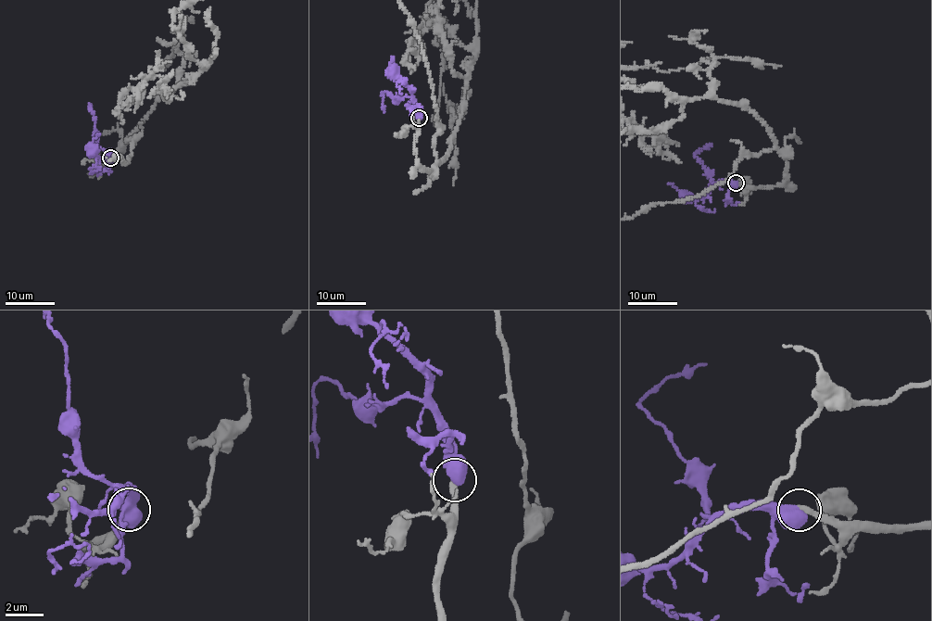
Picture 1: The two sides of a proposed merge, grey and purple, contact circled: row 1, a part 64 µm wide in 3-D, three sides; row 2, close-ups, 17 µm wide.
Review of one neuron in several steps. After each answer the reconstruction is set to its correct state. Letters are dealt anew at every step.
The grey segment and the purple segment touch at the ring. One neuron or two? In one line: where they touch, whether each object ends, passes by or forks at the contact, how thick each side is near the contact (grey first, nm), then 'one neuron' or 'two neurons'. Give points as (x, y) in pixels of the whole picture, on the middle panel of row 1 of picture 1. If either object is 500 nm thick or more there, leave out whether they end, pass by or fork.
(419, 118) | 320/800 nm | one neuron

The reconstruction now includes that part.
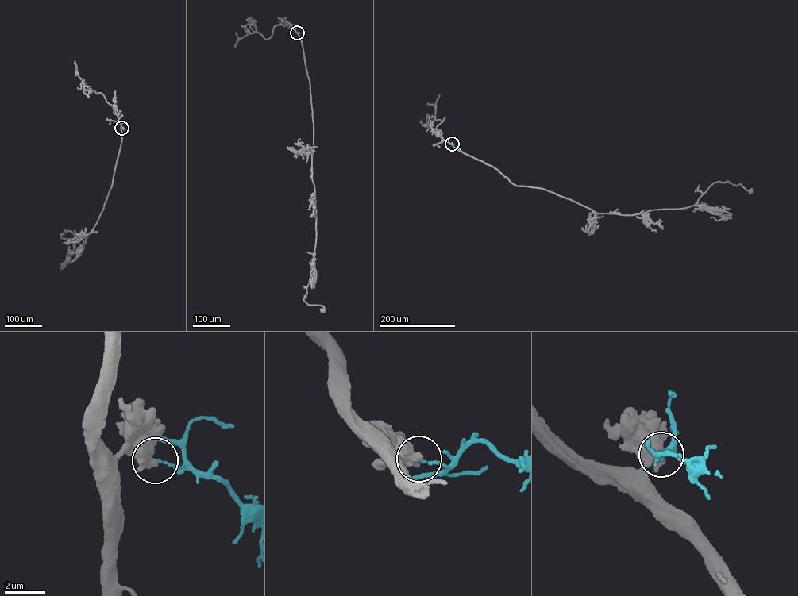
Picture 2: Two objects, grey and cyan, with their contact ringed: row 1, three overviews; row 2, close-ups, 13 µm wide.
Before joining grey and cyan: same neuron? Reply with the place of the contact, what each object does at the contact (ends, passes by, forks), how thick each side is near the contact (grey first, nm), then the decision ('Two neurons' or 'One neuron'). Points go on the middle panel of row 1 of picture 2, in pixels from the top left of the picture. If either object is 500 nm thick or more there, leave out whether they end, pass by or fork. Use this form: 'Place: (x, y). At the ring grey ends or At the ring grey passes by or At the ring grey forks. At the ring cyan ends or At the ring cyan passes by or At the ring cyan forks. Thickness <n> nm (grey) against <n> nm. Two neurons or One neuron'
Place: (297, 32). Thickness 600 nm (grey) against 100 nm. Two neurons

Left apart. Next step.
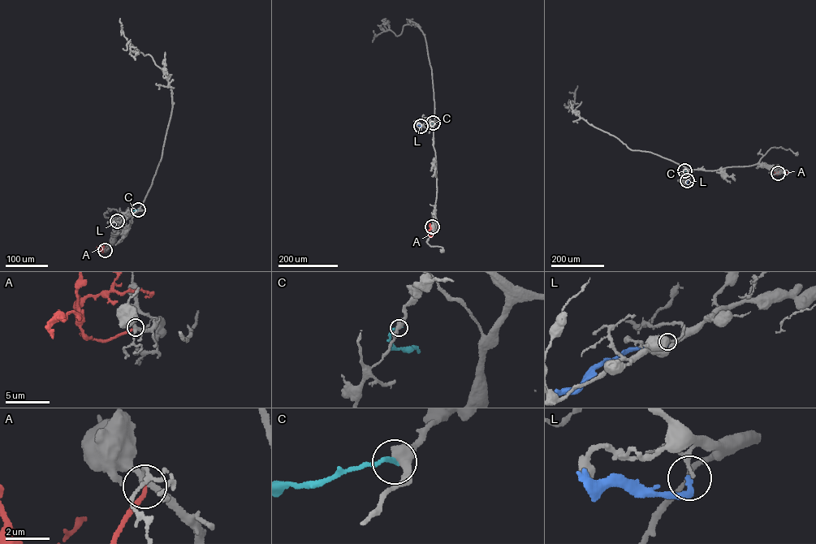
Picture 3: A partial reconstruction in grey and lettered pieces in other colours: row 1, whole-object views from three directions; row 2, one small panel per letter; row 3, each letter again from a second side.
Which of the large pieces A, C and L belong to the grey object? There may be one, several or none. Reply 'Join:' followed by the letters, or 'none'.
Join: none

